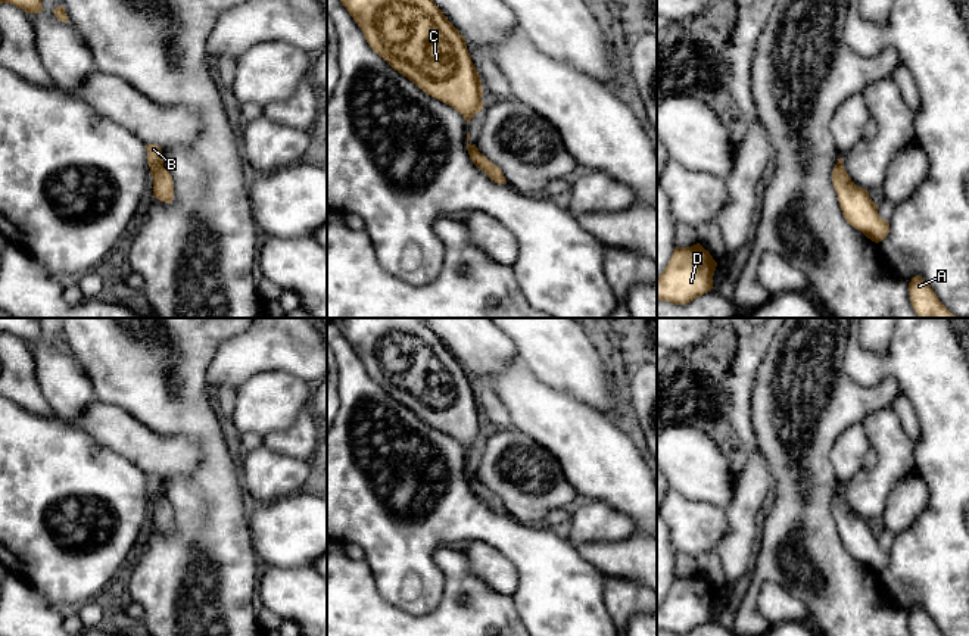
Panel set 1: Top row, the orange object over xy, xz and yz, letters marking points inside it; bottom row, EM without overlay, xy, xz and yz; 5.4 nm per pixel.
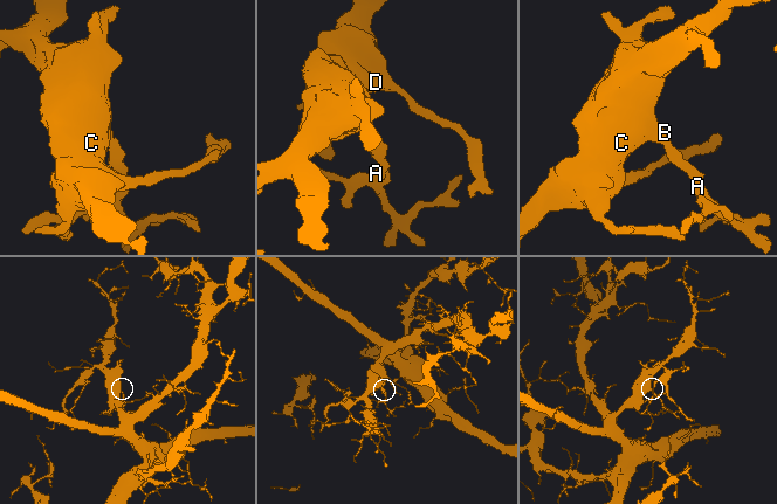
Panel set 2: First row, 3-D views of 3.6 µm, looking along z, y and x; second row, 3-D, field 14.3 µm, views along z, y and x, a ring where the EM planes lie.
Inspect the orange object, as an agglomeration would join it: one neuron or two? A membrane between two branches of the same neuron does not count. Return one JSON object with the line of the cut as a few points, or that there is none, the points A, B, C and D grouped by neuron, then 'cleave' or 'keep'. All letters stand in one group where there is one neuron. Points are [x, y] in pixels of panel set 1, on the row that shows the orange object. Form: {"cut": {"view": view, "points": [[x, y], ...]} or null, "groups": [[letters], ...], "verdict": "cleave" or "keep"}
{"cut": null, "groups": [["A", "B", "C", "D"]], "verdict": "keep"}

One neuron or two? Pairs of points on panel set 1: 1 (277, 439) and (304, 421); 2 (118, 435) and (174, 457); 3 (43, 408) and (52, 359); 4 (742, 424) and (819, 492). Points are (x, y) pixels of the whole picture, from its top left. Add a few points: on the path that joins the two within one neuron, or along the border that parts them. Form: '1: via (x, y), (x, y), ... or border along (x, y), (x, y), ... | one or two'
1: via (284, 439), (298, 429) | one
2: via (131, 439), (152, 454), (161, 455) | one
3: border along (36, 365), (39, 390), (56, 414) | two
4: border along (753, 390), (750, 424) | two

